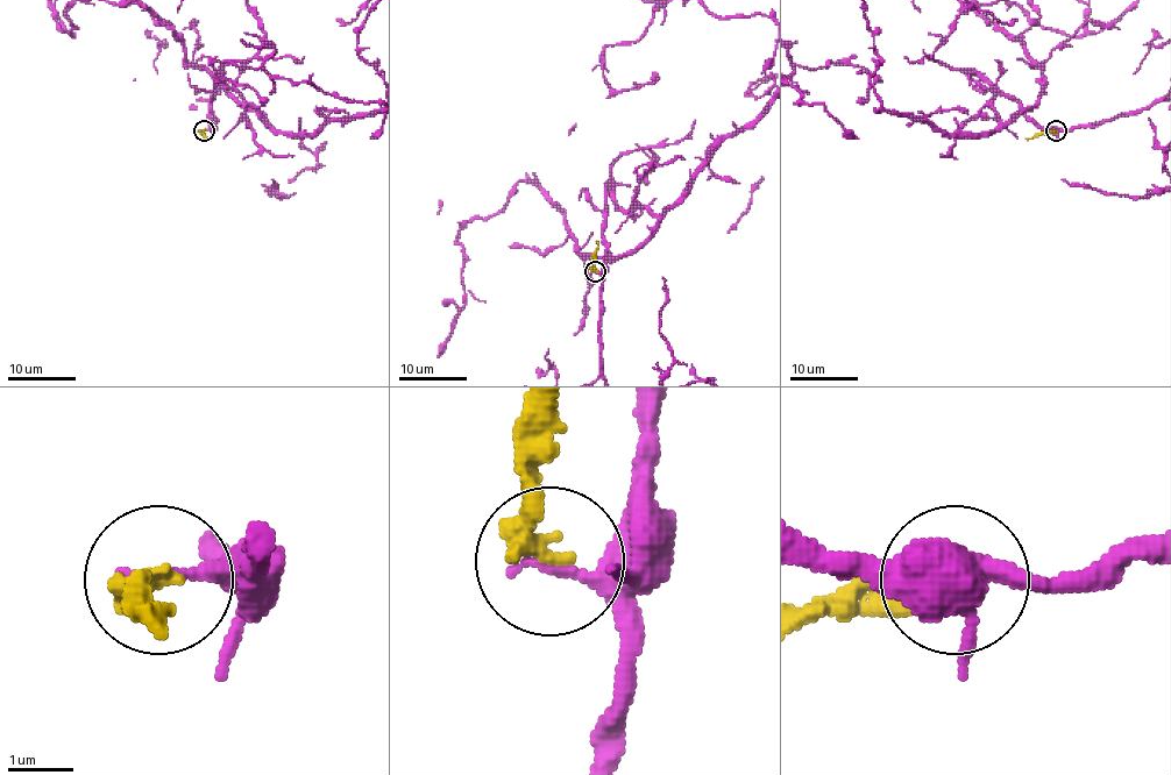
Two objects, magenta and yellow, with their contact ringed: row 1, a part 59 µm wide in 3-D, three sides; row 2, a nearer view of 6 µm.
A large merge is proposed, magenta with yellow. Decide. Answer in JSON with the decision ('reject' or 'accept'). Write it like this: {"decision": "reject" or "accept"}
{"decision": "reject"}

